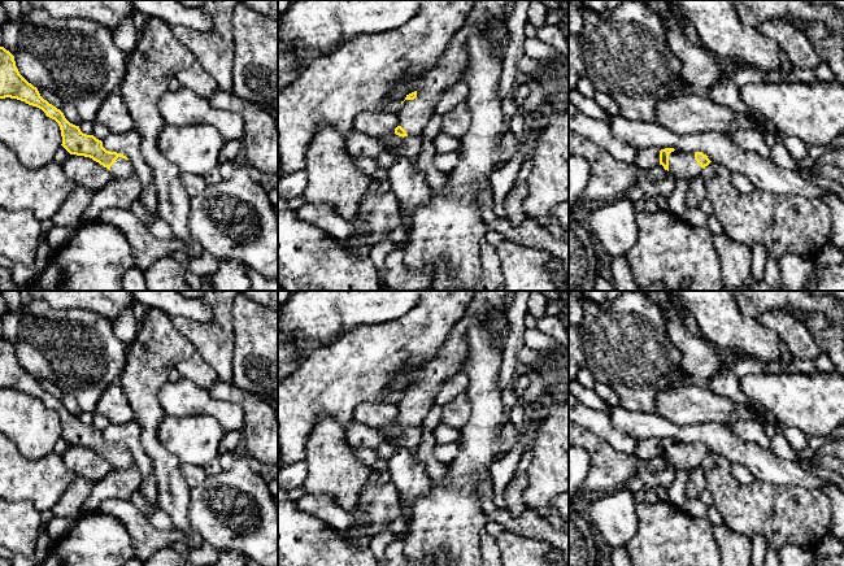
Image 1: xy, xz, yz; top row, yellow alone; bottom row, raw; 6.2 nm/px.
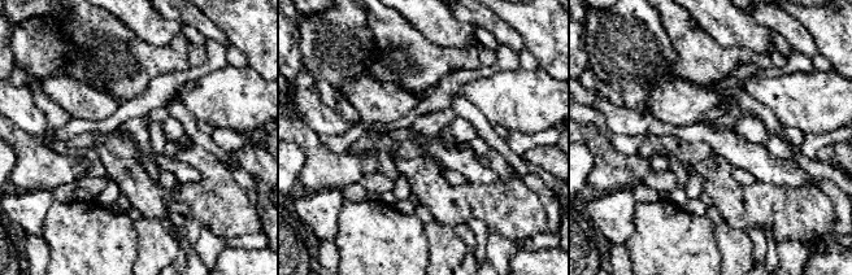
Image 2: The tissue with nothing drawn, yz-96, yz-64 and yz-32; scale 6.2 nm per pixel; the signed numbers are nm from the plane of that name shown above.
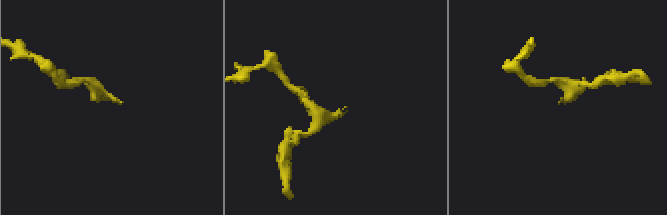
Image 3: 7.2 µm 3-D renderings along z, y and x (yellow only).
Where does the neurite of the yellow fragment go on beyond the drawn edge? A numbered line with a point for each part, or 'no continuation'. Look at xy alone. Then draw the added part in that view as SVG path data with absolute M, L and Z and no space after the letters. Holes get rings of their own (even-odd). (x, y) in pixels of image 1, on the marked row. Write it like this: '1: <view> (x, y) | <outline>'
1: xy (122, 168) | M118 157L114 161L109 171L113 175L113 178L129 178L135 174L132 164L122 157Z

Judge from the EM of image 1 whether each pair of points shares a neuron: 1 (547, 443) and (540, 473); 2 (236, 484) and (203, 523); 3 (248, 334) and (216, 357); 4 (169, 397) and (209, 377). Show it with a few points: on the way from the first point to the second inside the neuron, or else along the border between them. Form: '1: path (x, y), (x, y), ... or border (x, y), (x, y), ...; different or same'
1: path (547, 451), (547, 465); same
2: path (222, 495), (204, 497), (201, 500), (203, 509); same
3: border (231, 314), (233, 374); different
4: border (182, 377), (195, 382), (207, 391); different

